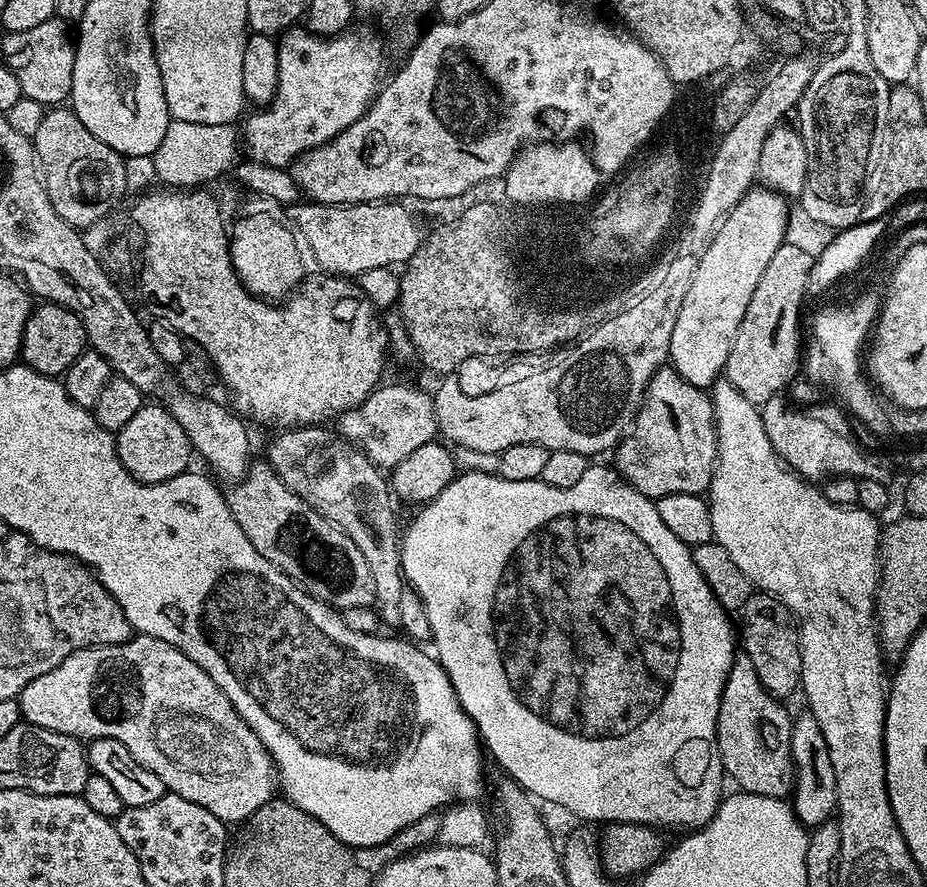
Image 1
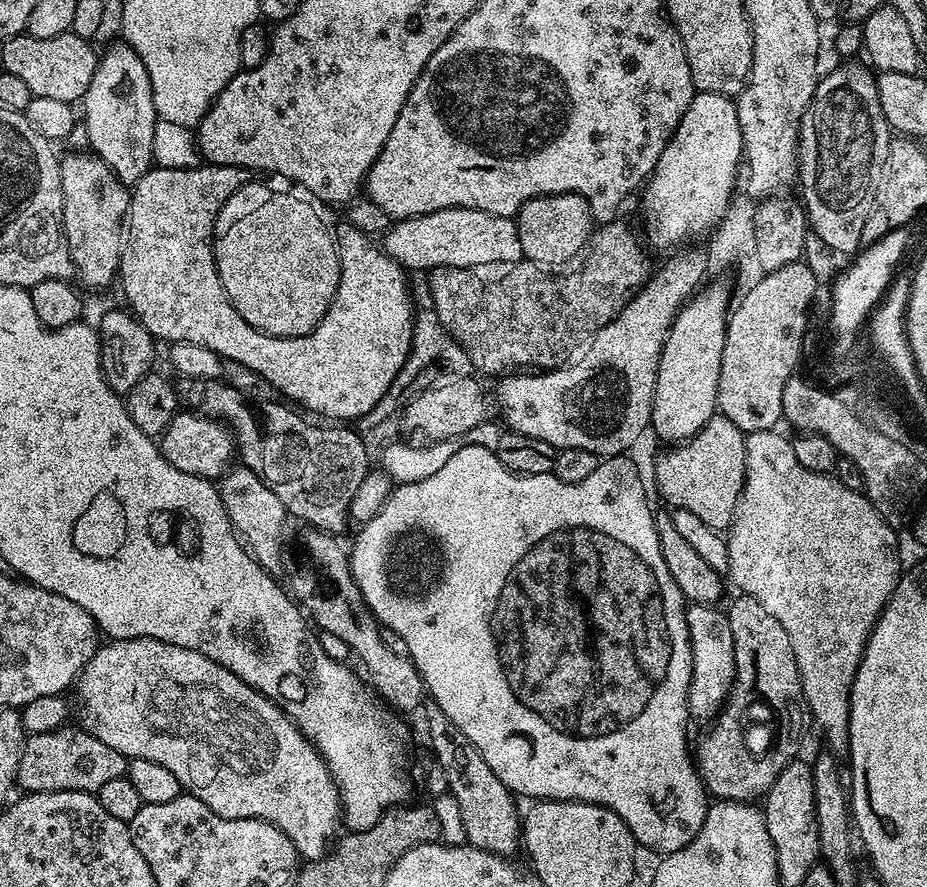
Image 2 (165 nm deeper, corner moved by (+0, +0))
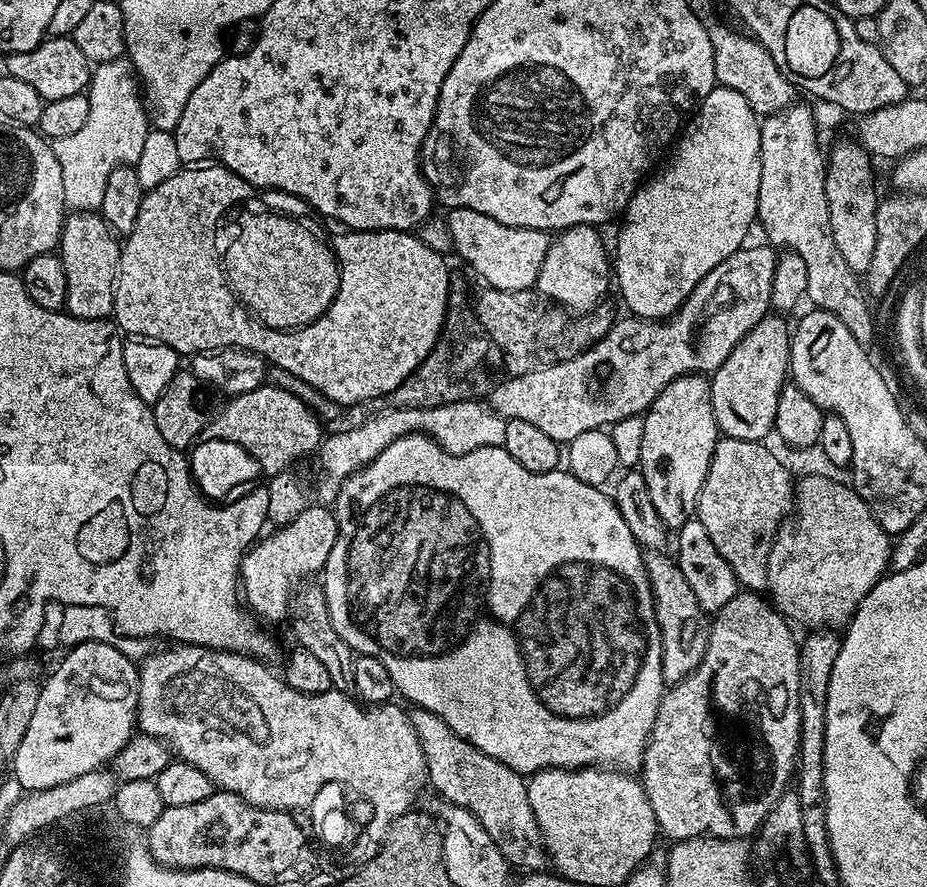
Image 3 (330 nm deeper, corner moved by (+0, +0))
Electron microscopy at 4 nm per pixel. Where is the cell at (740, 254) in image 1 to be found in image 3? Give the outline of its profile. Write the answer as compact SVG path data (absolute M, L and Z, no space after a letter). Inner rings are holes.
M689 374L679 376L670 382L654 398L654 402L643 413L644 425L640 428L640 464L638 471L646 478L646 486L650 490L650 498L654 501L654 508L658 510L658 518L662 518L669 530L679 530L687 520L693 519L698 512L700 491L708 477L712 465L712 455L716 449L718 429L714 410L710 402L712 385L709 377L704 374Z

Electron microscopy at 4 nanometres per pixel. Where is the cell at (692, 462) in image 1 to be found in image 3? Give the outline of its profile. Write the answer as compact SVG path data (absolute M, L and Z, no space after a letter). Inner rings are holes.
M724 436L717 439L716 449L712 455L712 465L708 471L706 482L700 491L698 501L698 518L702 526L706 526L714 546L718 546L718 554L730 562L730 570L734 570L736 583L741 589L763 593L768 588L768 555L776 543L784 519L789 519L794 508L794 479L788 468L768 449L767 443L758 440L743 440Z

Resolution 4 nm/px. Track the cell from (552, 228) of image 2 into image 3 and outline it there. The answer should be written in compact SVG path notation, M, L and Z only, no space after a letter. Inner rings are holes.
M578 224L555 233L542 260L542 270L538 270L535 291L572 314L591 313L607 294L608 284L610 288L610 252L604 249L604 240L596 232L593 225Z

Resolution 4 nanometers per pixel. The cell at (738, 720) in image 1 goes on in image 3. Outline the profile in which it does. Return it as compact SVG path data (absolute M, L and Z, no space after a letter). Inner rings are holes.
M664 550L644 552L646 574L650 578L652 596L656 599L656 617L662 634L662 678L665 685L682 682L702 662L708 649L709 617L702 610L686 574L682 574L680 565Z

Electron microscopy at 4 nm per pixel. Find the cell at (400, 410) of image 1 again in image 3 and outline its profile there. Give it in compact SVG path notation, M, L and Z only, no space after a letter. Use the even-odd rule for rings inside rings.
M764 244L739 248L726 258L726 262L718 262L718 266L714 266L698 286L694 286L686 302L668 319L617 319L612 329L582 354L554 366L521 376L509 375L508 380L501 379L490 393L491 409L506 420L531 422L538 426L538 430L554 438L557 444L566 446L578 438L578 434L586 434L586 430L620 424L631 416L639 417L647 412L662 389L679 376L716 372L718 366L730 358L730 350L734 350L734 346L738 346L738 342L742 342L742 338L746 338L746 334L750 334L750 330L754 330L754 326L758 326L772 308L772 283L778 252L775 247Z

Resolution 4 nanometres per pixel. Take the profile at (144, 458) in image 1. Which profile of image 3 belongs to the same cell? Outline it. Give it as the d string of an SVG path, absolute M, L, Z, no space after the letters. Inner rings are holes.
M265 382L258 390L233 396L227 403L228 405L213 420L211 417L207 421L207 438L237 443L257 461L259 471L265 477L271 478L280 473L287 473L299 456L308 456L311 452L313 455L321 445L320 420L306 406L306 402L294 398L290 390L278 390Z

